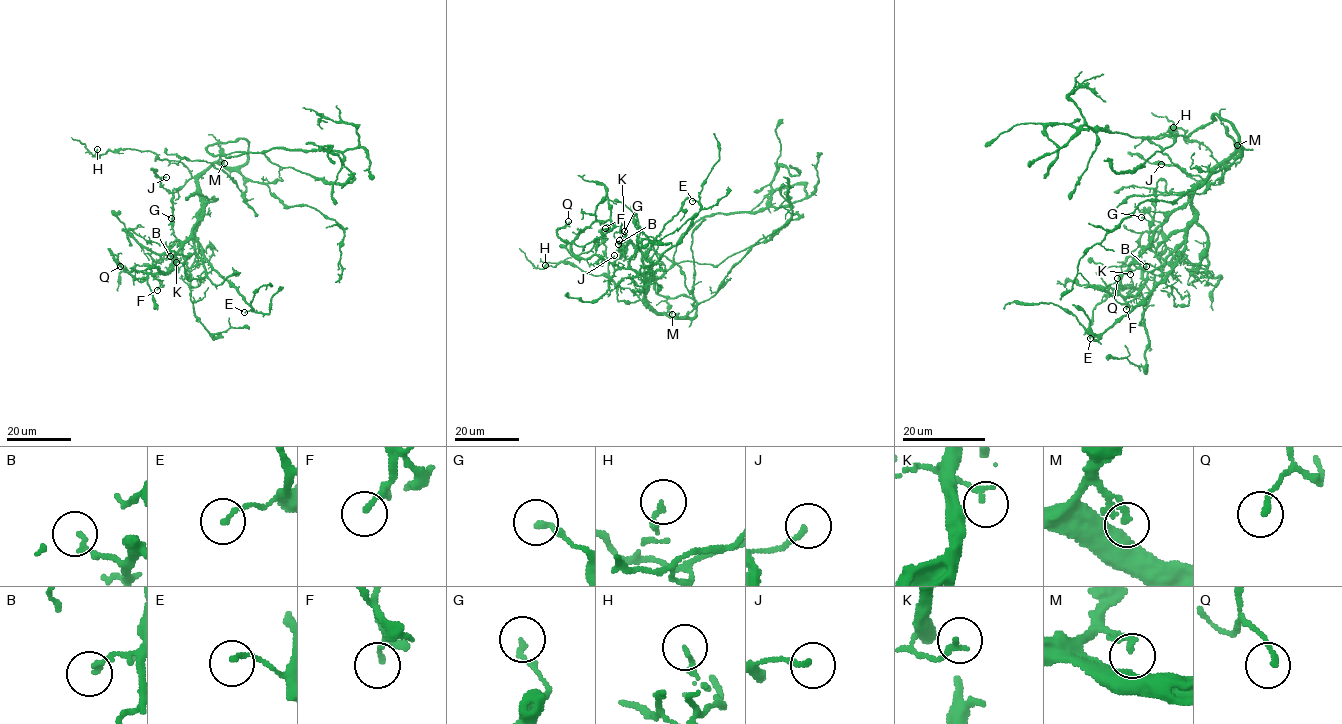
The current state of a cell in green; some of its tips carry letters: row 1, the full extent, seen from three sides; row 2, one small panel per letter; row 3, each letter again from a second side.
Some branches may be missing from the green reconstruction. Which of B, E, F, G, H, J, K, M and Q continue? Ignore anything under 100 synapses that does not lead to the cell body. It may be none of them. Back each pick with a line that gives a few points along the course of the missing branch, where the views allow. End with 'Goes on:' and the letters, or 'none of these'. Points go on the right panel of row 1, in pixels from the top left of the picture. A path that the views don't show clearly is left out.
Goes on: none of these

